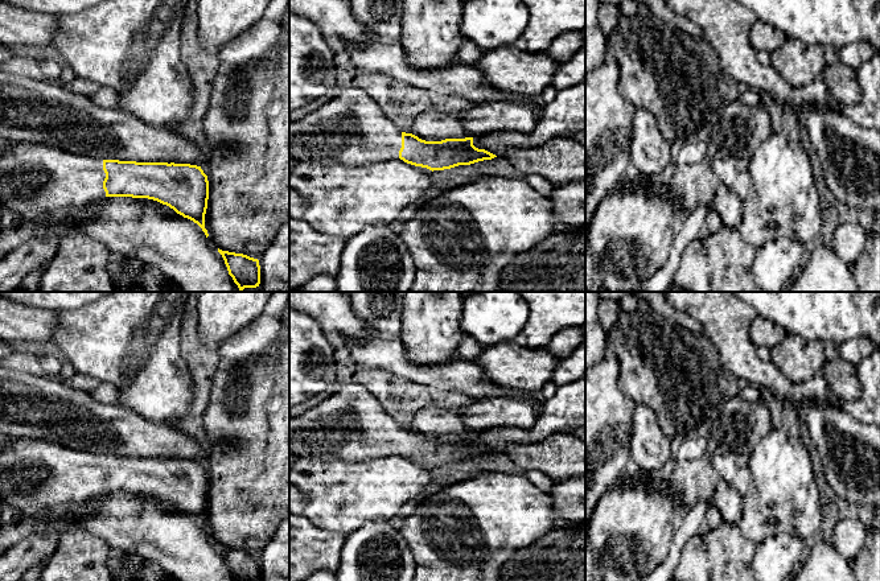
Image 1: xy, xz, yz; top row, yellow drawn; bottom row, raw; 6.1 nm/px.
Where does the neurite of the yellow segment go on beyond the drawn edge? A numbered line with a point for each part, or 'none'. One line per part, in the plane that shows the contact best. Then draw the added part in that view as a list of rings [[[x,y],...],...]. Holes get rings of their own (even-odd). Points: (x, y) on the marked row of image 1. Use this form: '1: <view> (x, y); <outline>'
1: xy (33, 178); [[[0,141],[0,206],[8,206],[13,214],[25,219],[48,211],[82,209],[106,197],[103,181],[103,160],[77,156],[58,148],[48,148],[29,143]]]

